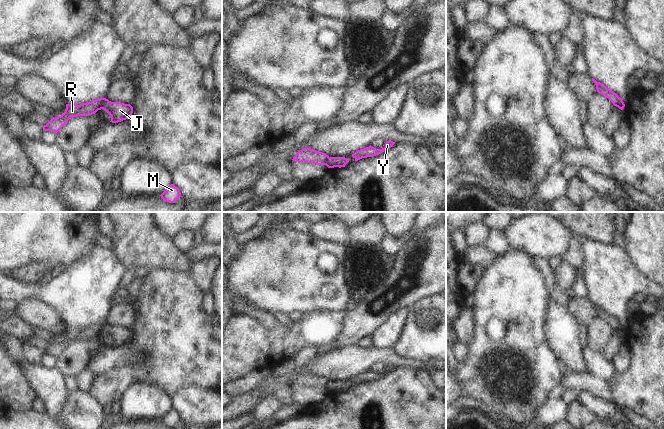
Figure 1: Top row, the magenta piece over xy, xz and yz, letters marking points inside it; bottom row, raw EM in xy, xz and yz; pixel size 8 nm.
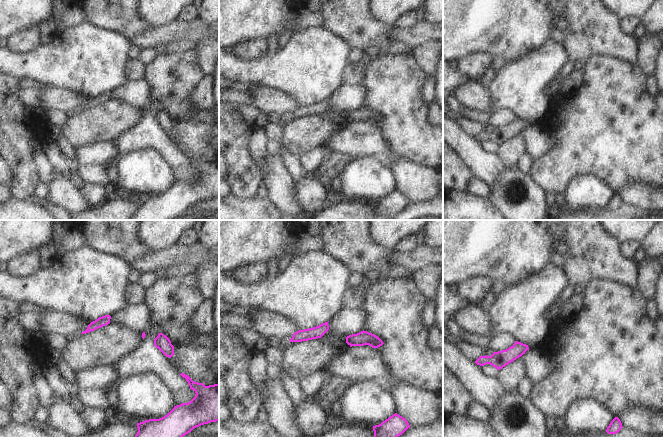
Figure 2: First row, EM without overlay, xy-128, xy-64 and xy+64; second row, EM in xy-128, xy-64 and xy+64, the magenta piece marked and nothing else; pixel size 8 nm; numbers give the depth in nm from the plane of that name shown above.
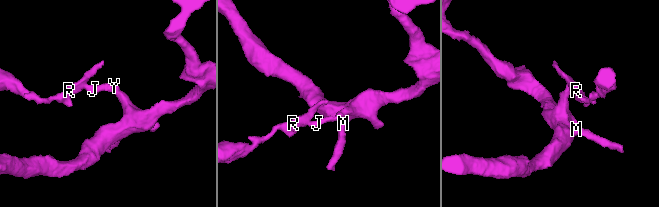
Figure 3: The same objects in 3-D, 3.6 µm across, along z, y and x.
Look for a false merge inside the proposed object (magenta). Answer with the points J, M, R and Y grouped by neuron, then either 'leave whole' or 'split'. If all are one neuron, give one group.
groups J M Y / R; split

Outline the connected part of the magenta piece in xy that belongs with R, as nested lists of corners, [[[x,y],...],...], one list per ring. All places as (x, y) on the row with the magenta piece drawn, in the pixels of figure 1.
[[[104,98],[95,99],[80,105],[66,104],[65,112],[61,116],[51,118],[51,120],[43,126],[43,131],[50,131],[56,134],[71,117],[95,114],[98,110],[102,109],[101,104],[103,100]]]

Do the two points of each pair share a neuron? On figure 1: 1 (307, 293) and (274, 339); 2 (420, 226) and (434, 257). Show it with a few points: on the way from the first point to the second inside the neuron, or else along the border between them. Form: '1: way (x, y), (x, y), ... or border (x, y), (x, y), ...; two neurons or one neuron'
1: border (316, 311), (296, 314), (293, 317); two neurons
2: border (435, 224), (408, 238), (402, 244); two neurons

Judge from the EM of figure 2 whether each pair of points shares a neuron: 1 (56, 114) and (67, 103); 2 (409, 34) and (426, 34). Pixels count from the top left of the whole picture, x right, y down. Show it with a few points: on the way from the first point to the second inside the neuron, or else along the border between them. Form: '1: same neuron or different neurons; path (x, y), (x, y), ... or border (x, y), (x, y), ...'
1: different neurons; border (46, 110), (58, 108), (66, 113)
2: same neuron; path (413, 34), (422, 34)

